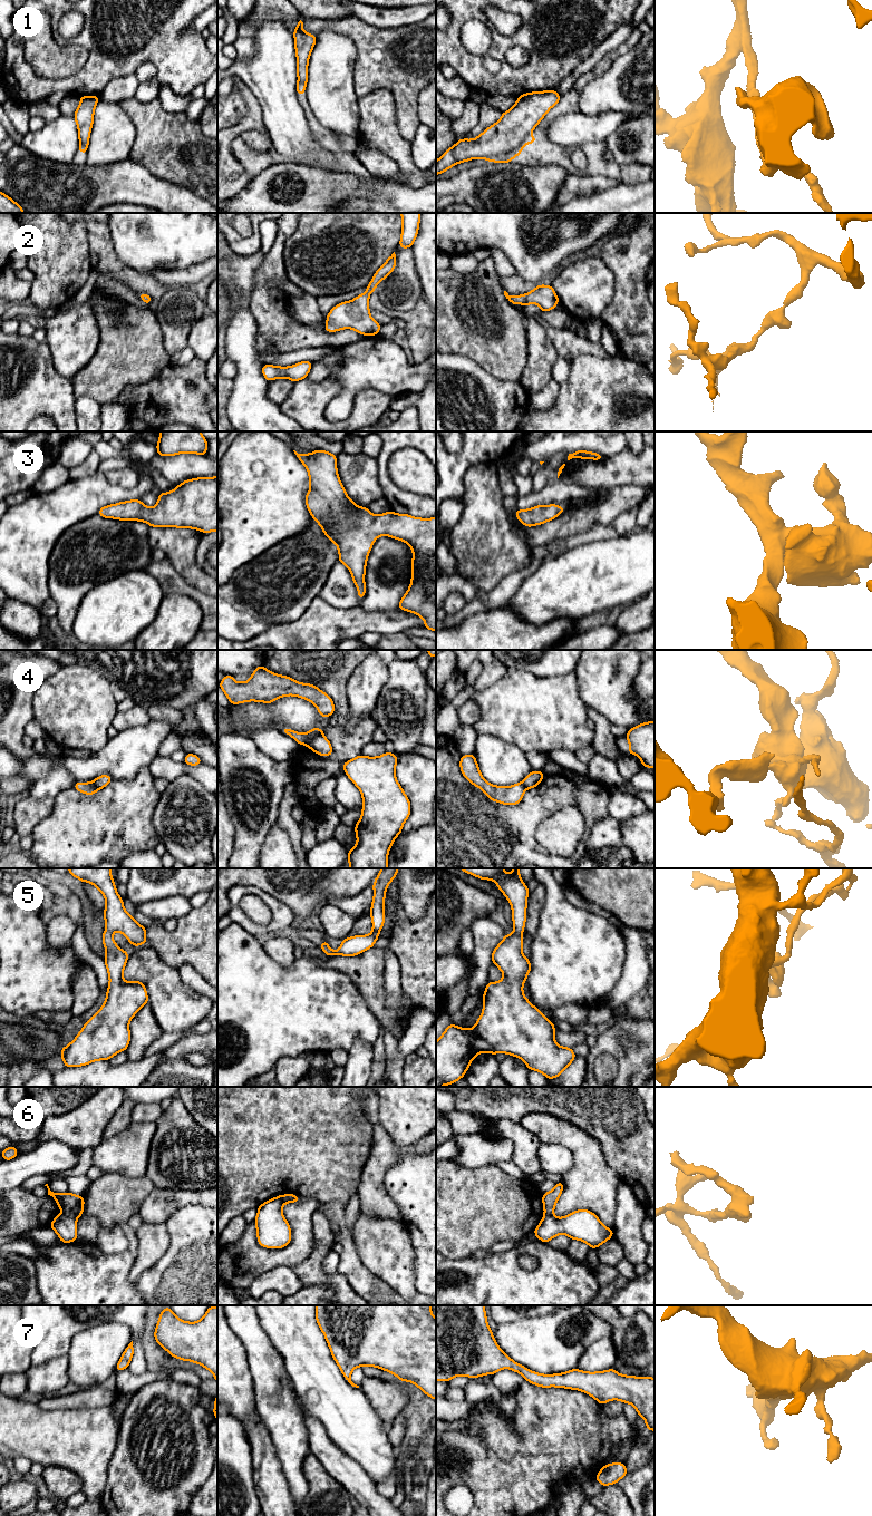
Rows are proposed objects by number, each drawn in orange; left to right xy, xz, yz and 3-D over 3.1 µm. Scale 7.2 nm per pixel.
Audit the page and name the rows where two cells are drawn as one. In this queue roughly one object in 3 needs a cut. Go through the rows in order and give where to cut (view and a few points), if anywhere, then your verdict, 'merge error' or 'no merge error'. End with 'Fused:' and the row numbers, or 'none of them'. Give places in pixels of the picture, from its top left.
1: no cut; no merge error
2: no cut; no merge error
3: no cut; no merge error
4: cut in xz along (322, 734), (312, 737), (306, 745); merge error
5: no cut; no merge error
6: cut in xy along (63, 1213), (76, 1217); merge error
7: no cut; no merge error
Fused: 4, 6

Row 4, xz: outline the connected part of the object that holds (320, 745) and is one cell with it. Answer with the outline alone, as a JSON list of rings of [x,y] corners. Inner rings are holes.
[[[320,735],[318,737],[310,739],[306,746],[320,756],[332,755],[331,744],[324,737],[324,735]]]

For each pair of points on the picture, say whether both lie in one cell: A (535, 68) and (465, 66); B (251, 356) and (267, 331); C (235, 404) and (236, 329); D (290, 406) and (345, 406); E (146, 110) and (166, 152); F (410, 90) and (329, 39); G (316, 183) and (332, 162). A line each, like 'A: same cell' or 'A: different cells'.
A: same cell
B: different cells
C: same cell
D: different cells
E: same cell
F: different cells
G: different cells

